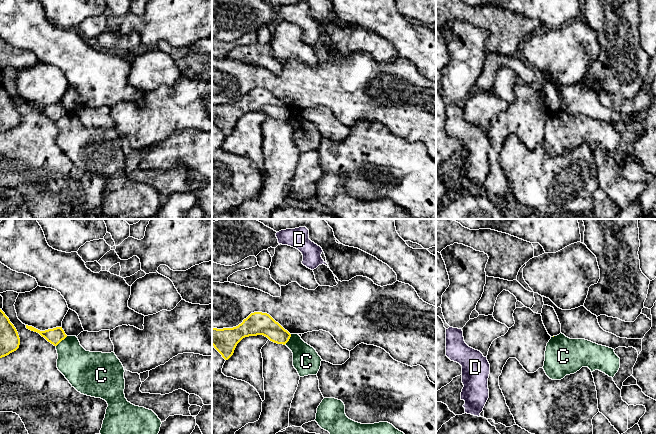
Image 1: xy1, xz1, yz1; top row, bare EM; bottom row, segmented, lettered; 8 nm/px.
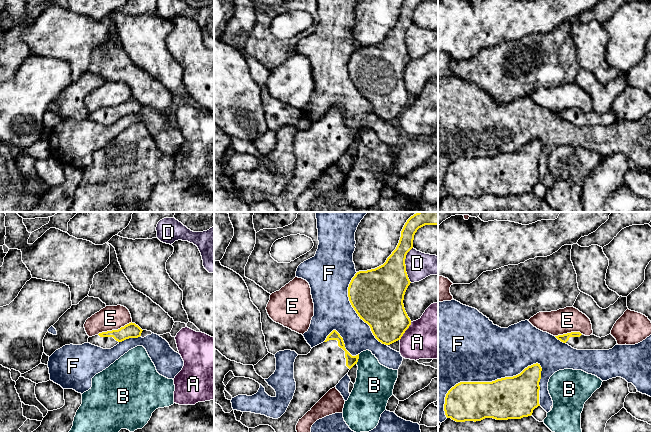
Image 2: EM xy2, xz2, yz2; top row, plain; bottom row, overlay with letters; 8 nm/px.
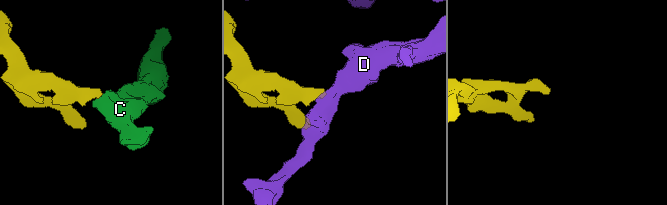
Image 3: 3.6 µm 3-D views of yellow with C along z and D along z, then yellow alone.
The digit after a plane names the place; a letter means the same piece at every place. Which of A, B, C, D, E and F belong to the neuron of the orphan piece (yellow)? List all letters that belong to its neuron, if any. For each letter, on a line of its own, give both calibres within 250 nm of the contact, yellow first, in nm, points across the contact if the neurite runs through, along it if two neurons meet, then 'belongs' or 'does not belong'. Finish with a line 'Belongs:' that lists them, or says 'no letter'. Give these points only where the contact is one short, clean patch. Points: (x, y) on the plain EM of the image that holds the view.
A: calibres 340 and 360 nm; does not belong
B: calibres 80 and 300 nm; border xz2 (359, 130), (356, 139); does not belong
C: calibres 120 and 280 nm; border xy1 (67, 112), (56, 122); does not belong
D: calibres 340 and 220 nm; does not belong
E: calibres 120 and 190 nm; does not belong
F: calibres 340 and 500 nm; does not belong
Belongs: no letter

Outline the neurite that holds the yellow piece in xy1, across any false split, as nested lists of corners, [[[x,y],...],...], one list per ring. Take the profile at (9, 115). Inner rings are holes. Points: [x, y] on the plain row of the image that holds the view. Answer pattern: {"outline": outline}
{"outline": [[[0,85],[0,134],[16,127],[20,121],[20,114],[14,101]]]}

